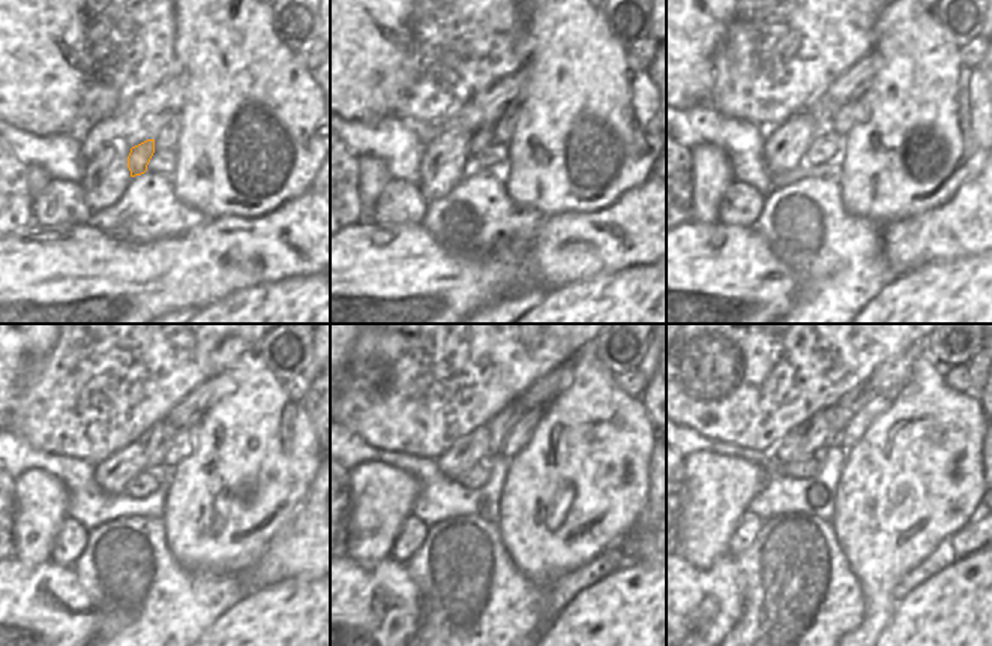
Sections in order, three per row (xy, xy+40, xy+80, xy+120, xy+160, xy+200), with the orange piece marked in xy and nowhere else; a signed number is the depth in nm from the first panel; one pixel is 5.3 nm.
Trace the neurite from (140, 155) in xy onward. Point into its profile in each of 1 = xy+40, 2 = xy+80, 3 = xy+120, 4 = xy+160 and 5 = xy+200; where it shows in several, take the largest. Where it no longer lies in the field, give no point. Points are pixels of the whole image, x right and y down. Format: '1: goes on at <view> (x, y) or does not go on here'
1: goes on at xy+40 (483, 138)
2: goes on at xy+80 (824, 113)
3: goes on at xy+120 (158, 439)
4: goes on at xy+160 (500, 426)
5: goes on at xy+200 (857, 397)

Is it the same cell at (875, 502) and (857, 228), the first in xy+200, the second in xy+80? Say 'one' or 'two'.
two

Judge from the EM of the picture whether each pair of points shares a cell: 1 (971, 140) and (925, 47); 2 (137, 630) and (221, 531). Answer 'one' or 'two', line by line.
1: one
2: two

